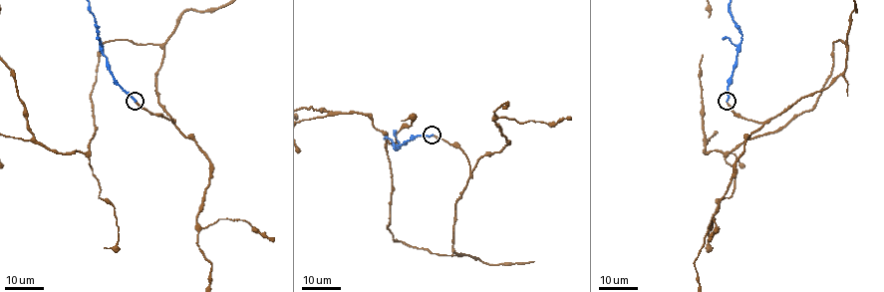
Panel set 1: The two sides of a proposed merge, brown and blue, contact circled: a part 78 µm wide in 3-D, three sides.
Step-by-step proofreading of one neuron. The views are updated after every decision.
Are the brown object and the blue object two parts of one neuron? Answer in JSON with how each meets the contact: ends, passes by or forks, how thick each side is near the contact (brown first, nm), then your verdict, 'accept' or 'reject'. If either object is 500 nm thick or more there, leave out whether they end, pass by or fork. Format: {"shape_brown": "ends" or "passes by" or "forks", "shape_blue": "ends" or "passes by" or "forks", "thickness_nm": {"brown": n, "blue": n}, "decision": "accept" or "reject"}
{"shape_brown": "ends", "shape_blue": "ends", "thickness_nm": {"brown": 200, "blue": 200}, "decision": "accept"}

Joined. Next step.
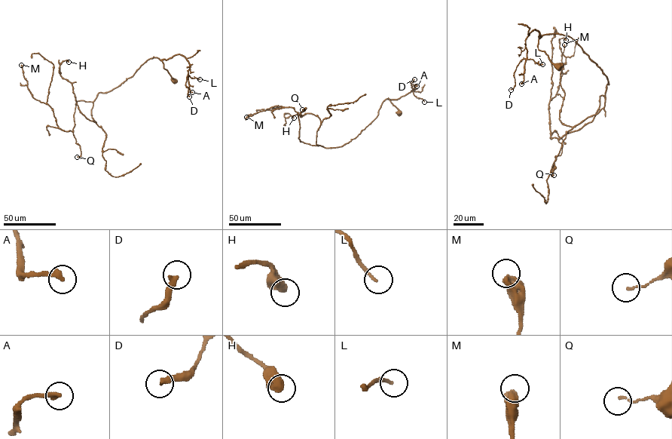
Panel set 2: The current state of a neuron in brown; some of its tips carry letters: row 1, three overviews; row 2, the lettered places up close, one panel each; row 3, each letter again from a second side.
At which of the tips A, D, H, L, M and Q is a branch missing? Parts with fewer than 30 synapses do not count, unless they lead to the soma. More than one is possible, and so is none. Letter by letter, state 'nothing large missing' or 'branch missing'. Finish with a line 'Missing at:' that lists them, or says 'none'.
A: nothing large missing
D: nothing large missing
H: nothing large missing
L: nothing large missing
M: nothing large missing
Q: nothing large missing
Missing at: none

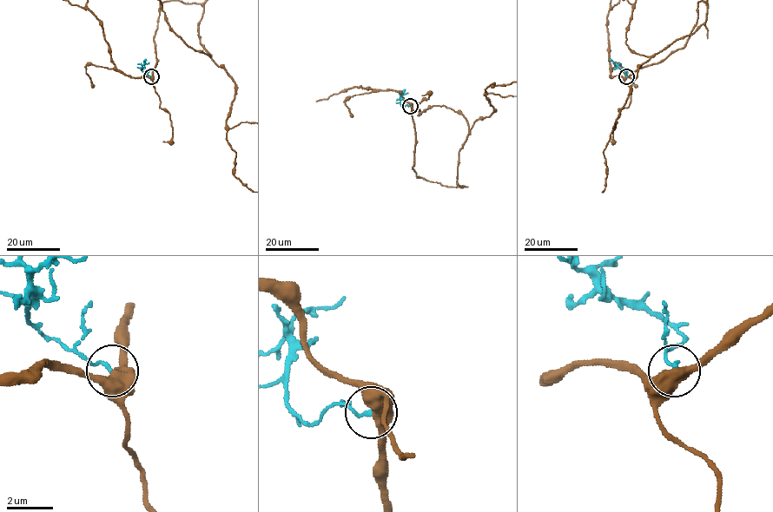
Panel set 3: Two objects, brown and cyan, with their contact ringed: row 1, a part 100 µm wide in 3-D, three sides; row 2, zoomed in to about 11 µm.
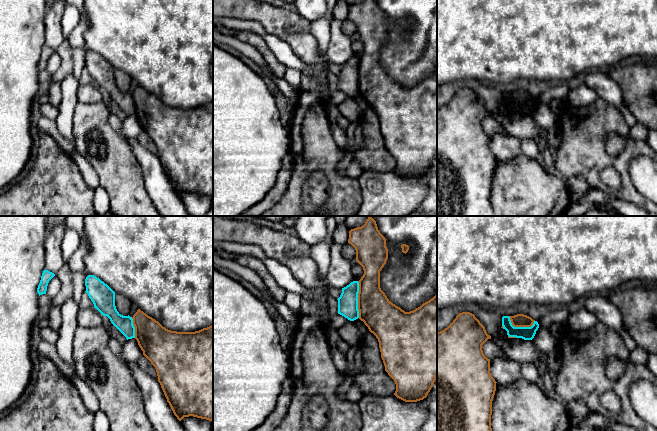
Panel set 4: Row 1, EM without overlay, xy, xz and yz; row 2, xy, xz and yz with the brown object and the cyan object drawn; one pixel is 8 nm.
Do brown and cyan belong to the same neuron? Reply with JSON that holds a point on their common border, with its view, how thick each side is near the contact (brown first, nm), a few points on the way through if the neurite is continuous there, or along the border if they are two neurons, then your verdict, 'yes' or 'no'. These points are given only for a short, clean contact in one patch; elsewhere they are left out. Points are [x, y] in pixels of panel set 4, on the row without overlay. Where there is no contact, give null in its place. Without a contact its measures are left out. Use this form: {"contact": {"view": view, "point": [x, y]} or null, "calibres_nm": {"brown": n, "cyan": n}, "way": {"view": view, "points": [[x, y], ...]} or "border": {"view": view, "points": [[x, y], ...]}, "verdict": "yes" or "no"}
{"contact": {"view": "xz", "point": [358, 75]}, "calibres_nm": {"brown": 280, "cyan": 160}, "border": {"view": "xz", "points": [[357, 57], [359, 93]]}, "verdict": "no"}

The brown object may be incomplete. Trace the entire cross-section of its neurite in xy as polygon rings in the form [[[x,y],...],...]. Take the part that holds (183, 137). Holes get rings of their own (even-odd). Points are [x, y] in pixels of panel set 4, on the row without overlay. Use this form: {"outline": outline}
{"outline": [[[140,85],[133,91],[135,115],[143,131],[155,143],[158,158],[174,191],[179,197],[184,193],[213,196],[213,101],[195,108],[177,108],[163,103]]]}

